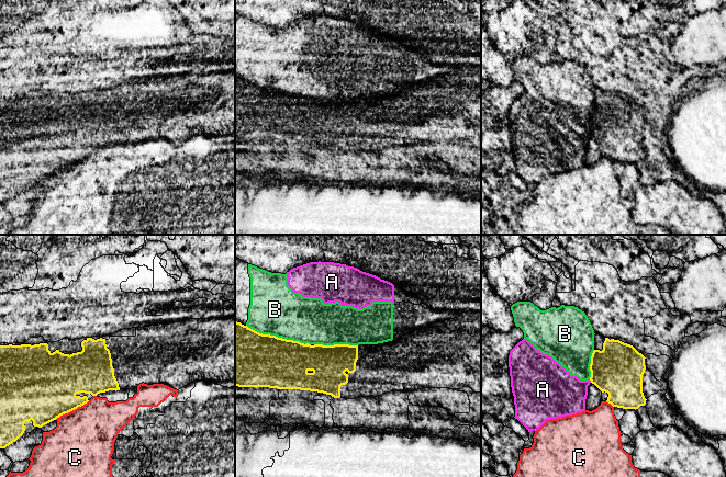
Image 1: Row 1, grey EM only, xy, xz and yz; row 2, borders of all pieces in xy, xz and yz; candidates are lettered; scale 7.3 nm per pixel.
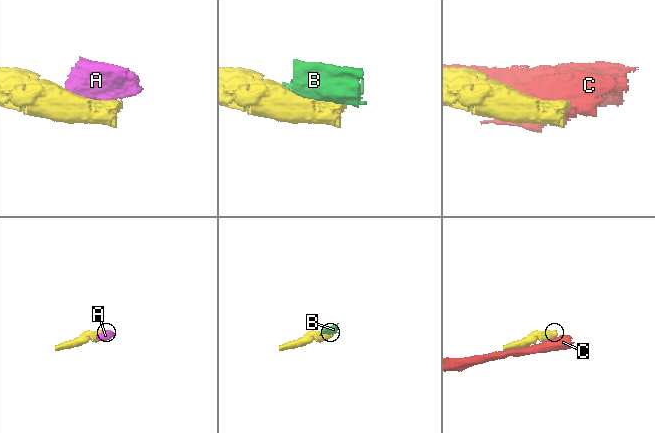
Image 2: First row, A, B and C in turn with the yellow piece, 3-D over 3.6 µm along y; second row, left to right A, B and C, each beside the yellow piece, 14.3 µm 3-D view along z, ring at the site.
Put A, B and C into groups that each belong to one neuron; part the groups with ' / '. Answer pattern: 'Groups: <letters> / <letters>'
Groups: A B / C

